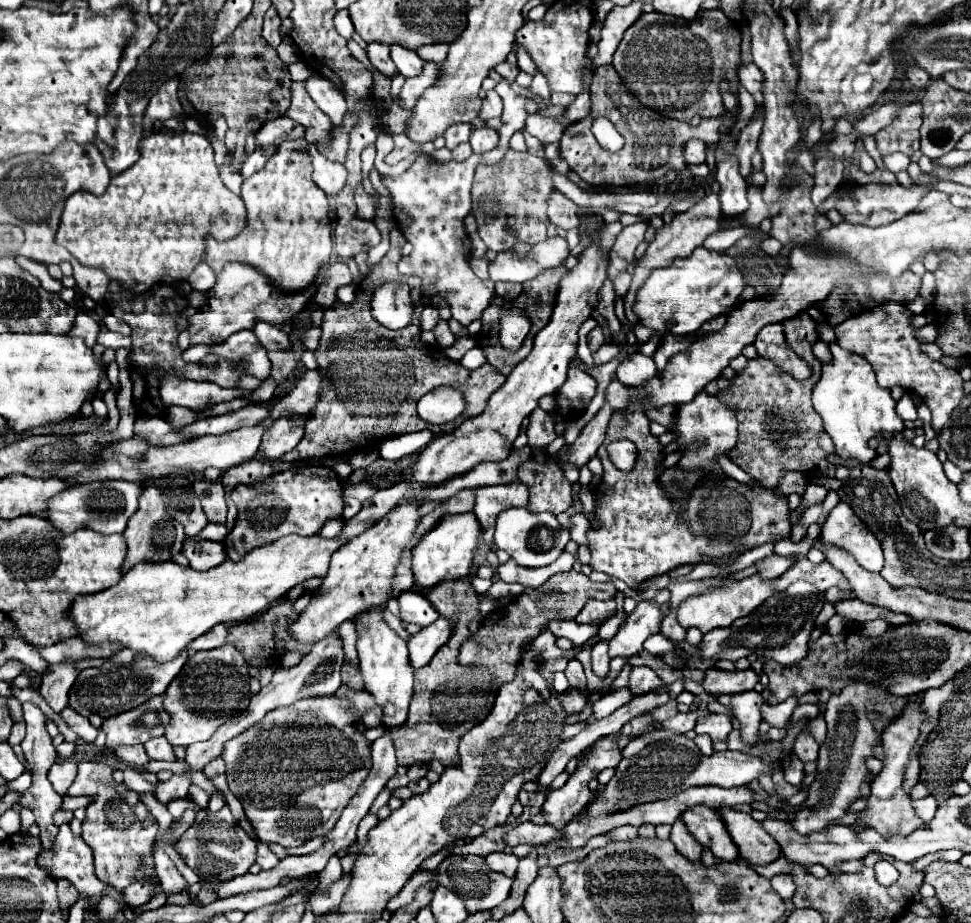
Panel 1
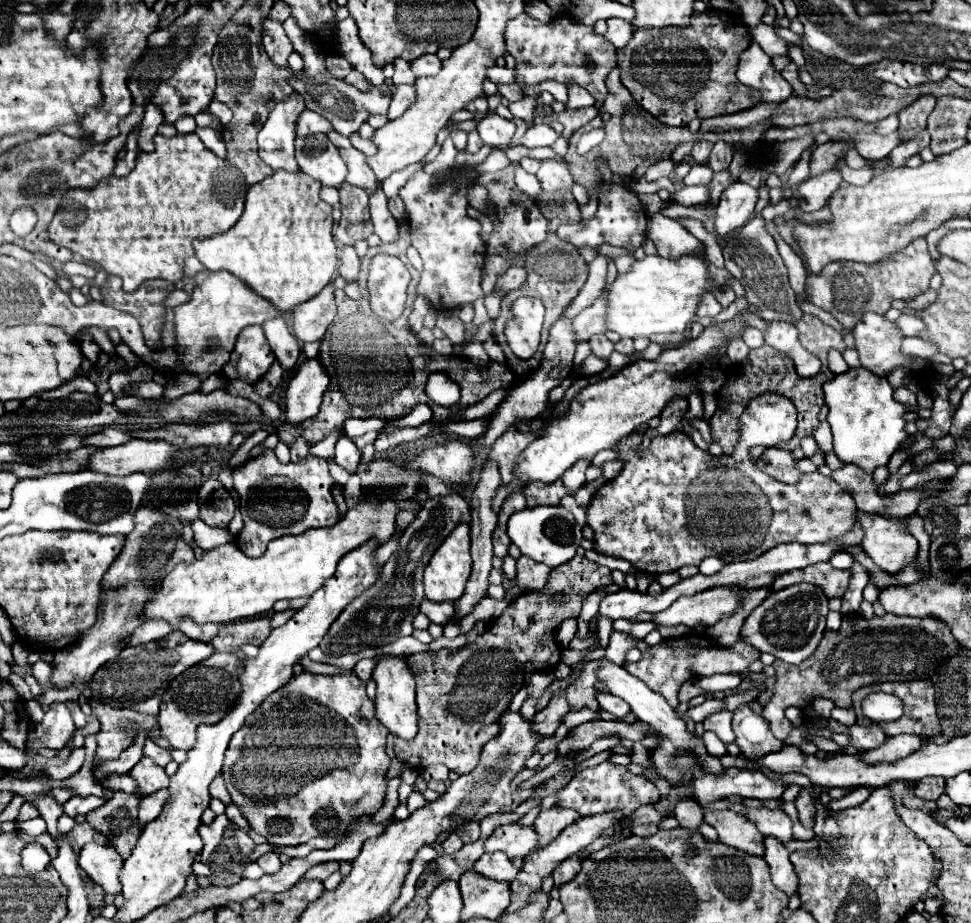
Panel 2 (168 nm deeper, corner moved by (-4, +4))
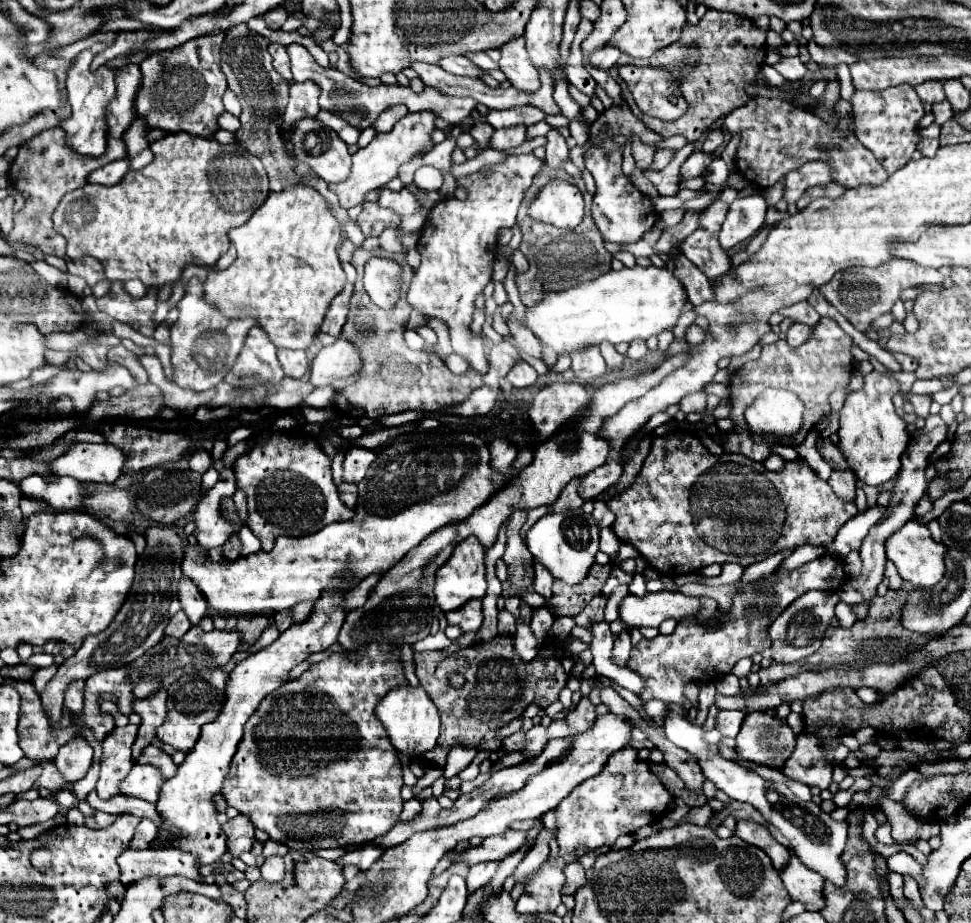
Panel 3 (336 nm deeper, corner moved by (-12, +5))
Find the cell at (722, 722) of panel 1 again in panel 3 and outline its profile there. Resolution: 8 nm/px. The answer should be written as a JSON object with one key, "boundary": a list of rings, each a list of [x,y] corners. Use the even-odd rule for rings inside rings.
{"boundary":[[[719,711],[715,717],[715,729],[721,731],[721,735],[725,737],[737,737],[743,717],[743,711]]]}

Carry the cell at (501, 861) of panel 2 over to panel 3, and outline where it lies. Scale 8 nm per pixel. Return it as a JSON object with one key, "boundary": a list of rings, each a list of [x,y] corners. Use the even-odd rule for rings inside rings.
{"boundary":[[[487,861],[487,863],[479,863],[475,867],[469,867],[469,875],[467,875],[469,893],[485,887],[493,879],[495,871],[497,871],[497,863],[495,861]]]}

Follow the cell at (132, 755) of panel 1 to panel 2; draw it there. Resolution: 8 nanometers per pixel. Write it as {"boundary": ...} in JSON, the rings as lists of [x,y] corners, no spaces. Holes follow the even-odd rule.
{"boundary":[[[143,756],[143,758],[139,760],[139,764],[129,772],[129,776],[137,780],[139,792],[141,792],[143,796],[153,794],[153,792],[169,786],[169,776],[165,774],[165,770],[163,770],[161,766],[157,766],[157,764],[155,764],[151,758],[147,758],[147,756]]]}

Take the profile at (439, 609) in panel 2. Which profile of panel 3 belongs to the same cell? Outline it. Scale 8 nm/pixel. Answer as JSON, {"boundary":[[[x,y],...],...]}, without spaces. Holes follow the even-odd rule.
{"boundary":[[[471,599],[469,603],[465,603],[459,611],[451,611],[447,613],[447,621],[449,625],[459,625],[463,633],[467,631],[477,631],[483,623],[483,611],[481,611],[481,601],[479,599]]]}

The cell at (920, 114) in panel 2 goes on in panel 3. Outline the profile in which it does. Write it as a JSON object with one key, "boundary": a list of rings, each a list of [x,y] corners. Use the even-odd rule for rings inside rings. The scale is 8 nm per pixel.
{"boundary":[[[921,83],[919,87],[915,87],[917,95],[921,97],[921,101],[943,101],[945,93],[943,93],[943,83]]]}

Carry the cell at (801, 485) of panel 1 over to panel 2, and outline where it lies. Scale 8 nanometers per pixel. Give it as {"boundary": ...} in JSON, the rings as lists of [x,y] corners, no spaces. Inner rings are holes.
{"boundary":[[[767,448],[759,460],[757,466],[769,474],[771,478],[785,482],[785,484],[797,484],[801,478],[801,470],[797,466],[797,458],[793,458],[793,454],[789,450],[781,450],[781,448]]]}

